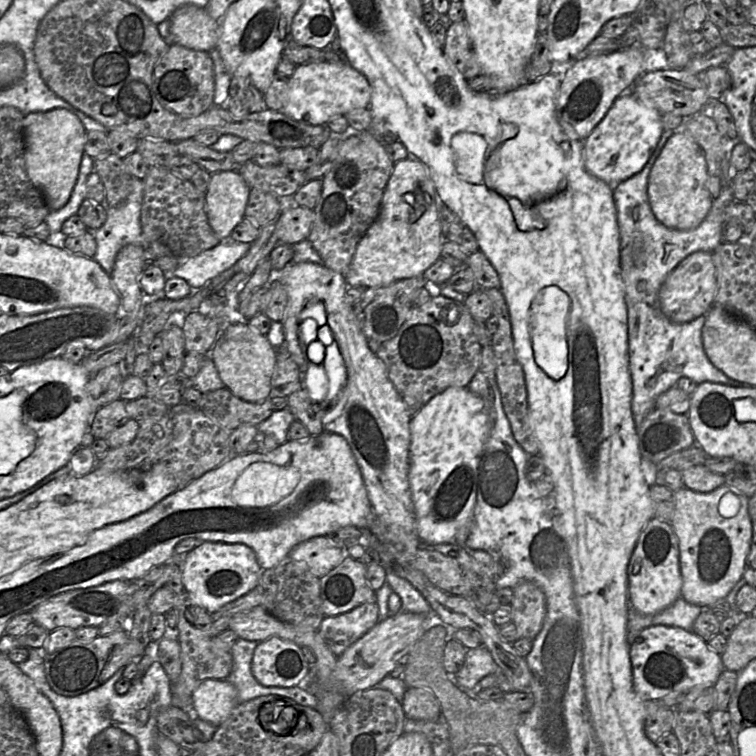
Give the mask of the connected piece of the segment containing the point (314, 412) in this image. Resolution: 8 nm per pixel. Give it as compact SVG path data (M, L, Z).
M303 378L297 389L287 397L287 409L295 420L307 428L311 436L318 436L324 432L322 419L329 412L329 408L318 406L311 401Z

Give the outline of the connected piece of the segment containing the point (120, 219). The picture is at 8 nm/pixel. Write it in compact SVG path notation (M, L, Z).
M132 178L131 192L118 206L107 207L107 219L95 230L97 250L93 259L111 275L115 258L121 248L128 244L145 247L141 226L141 209L144 179Z

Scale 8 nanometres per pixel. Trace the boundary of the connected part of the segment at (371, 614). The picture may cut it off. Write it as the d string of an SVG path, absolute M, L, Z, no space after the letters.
M364 603L337 616L324 616L318 632L328 649L338 658L378 622L378 605Z

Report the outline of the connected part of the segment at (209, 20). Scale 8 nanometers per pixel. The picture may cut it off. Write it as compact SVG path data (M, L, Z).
M183 5L172 13L169 20L171 43L207 52L216 48L220 23L205 8Z

